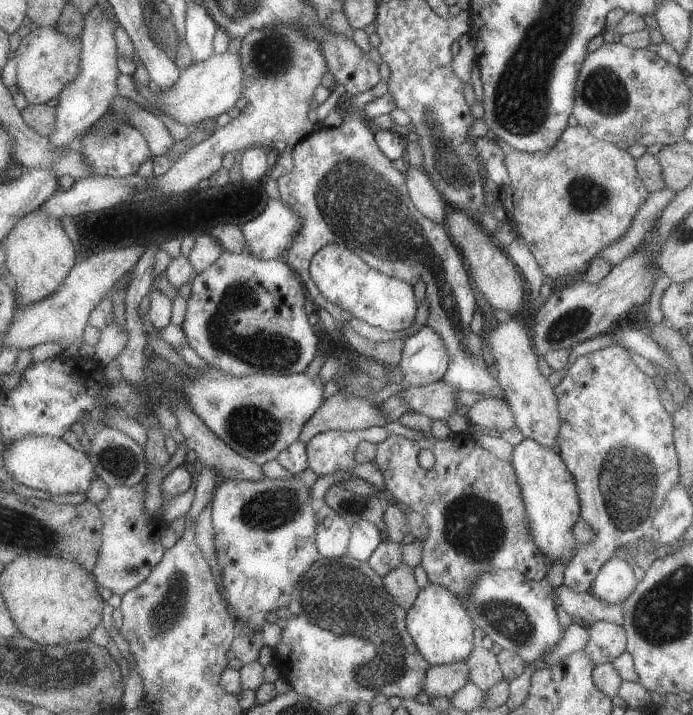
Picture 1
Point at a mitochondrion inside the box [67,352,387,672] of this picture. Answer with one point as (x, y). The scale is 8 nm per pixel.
(267, 511)

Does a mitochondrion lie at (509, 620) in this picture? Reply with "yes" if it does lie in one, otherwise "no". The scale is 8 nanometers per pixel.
yes

